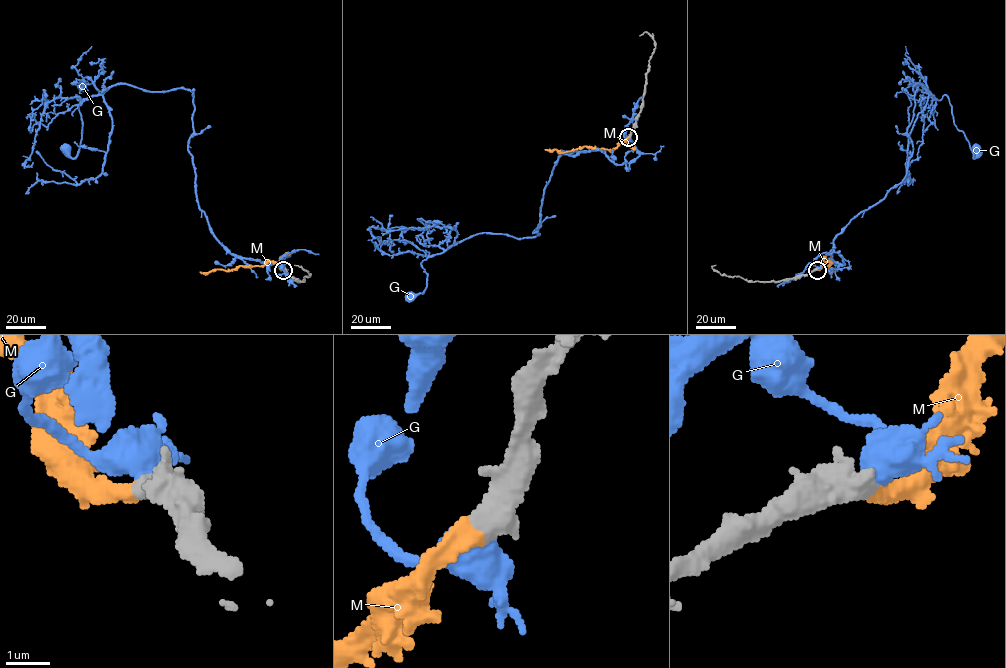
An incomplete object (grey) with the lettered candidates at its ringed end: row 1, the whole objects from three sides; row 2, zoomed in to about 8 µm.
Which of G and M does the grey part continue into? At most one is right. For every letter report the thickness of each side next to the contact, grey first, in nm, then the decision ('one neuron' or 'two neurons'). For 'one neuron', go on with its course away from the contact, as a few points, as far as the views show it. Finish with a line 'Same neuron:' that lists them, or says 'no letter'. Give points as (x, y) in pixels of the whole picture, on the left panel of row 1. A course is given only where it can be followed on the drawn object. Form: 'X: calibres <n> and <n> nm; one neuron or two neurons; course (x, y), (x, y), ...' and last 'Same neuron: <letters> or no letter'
G: calibres 650 and 650 nm; two neurons
M: calibres 600 and 440 nm; one neuron; course (284, 269), (274, 262), (268, 262), (227, 271), (200, 272)
Same neuron: M

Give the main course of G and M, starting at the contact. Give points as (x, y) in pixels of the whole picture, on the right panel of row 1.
G: (817, 269), (822, 253), (844, 263), (833, 240), (906, 174), (916, 84), (946, 95), (976, 149)
M: (817, 269), (828, 262), (826, 267), (832, 269), (829, 272)

